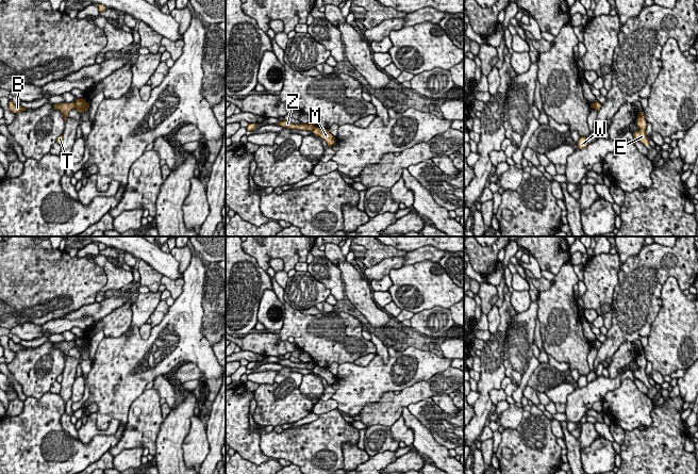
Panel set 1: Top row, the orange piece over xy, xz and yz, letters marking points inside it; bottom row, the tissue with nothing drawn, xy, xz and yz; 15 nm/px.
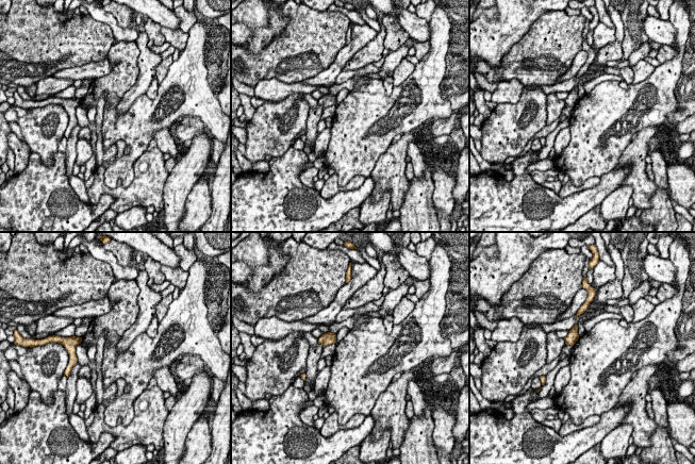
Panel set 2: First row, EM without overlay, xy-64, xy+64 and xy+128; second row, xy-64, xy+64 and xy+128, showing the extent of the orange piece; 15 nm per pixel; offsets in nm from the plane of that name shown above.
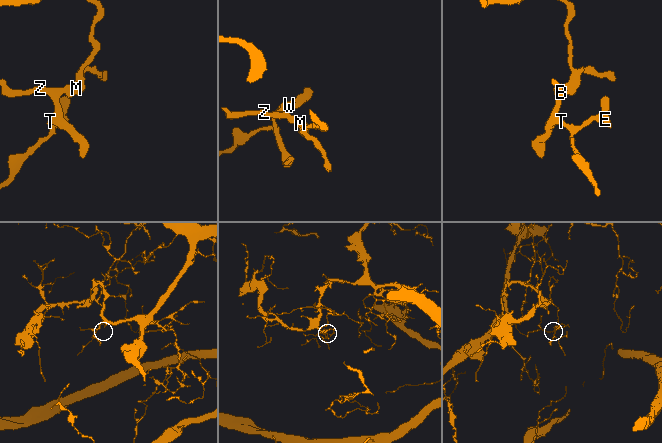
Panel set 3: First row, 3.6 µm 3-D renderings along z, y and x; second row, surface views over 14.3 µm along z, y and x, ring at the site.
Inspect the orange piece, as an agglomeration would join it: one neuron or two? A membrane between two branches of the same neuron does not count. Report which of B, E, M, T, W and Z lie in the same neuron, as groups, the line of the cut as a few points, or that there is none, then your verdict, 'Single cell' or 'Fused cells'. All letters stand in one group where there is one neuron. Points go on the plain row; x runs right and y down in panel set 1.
Groups: B E T W Z / M. Split along xy (75, 340), (75, 346). Fused cells

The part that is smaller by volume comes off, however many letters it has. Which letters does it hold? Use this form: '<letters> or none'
B, E, T, W, Z

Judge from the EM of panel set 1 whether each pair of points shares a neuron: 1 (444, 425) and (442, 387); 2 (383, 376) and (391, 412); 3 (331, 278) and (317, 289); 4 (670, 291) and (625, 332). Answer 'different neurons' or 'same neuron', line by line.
1: different neurons
2: different neurons
3: different neurons
4: different neurons

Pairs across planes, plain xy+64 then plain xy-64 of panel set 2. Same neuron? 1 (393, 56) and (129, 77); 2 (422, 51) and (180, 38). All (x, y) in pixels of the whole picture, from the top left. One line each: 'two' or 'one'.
1: two
2: one

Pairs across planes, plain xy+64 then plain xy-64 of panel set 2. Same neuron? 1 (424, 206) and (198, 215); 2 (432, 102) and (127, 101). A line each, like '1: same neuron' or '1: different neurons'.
1: different neurons
2: different neurons

